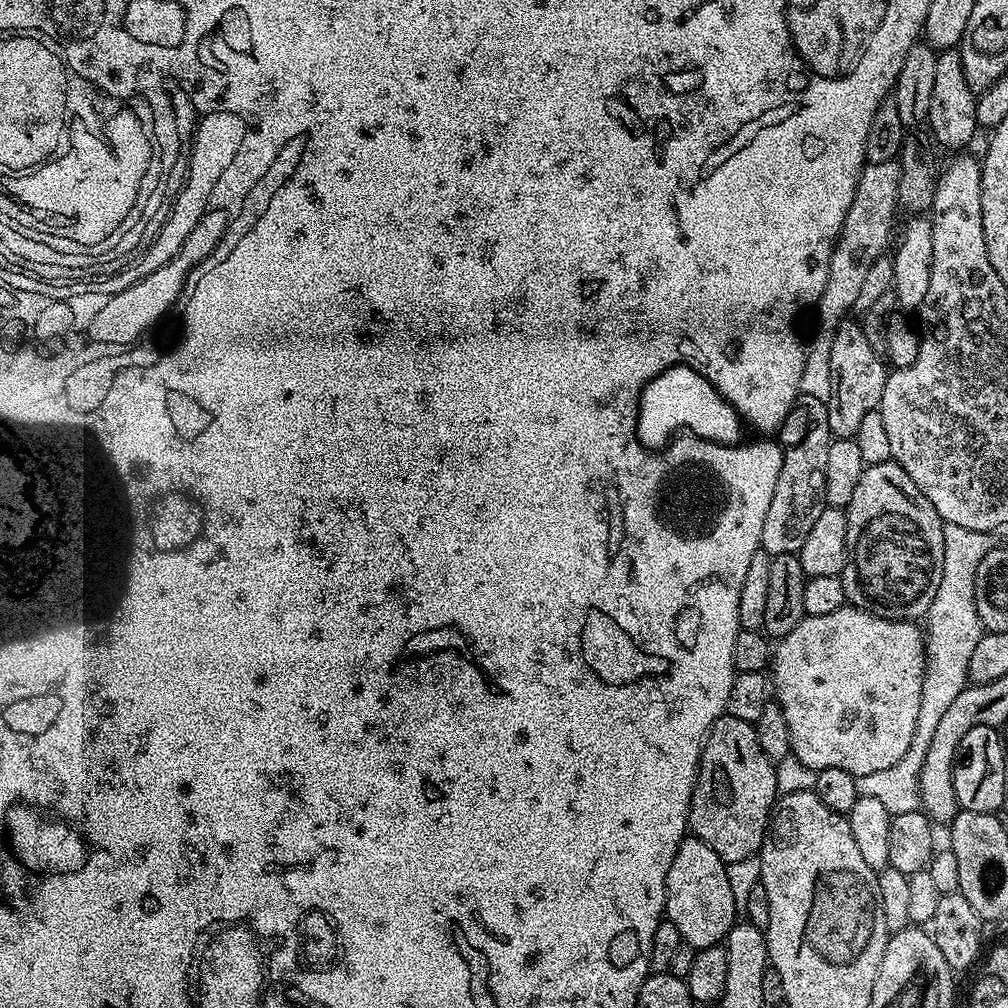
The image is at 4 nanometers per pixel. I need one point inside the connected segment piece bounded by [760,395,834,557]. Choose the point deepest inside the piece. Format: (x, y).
(800, 494)

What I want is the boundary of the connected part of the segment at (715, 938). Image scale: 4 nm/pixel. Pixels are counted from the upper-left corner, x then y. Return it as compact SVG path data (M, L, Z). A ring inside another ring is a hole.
M686 838L678 846L666 874L664 910L666 919L678 926L681 941L691 948L699 950L727 941L729 930L738 922L738 911L730 892L724 860L718 858L706 842Z

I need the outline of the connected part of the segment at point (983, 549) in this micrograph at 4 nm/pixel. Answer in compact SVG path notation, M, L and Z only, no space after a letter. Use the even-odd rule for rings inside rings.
M953 524L944 526L942 582L938 582L938 594L934 594L934 602L928 607L926 617L925 672L914 738L910 738L906 754L902 754L902 758L898 758L890 770L878 770L878 774L856 777L858 794L882 802L892 817L920 808L918 774L922 770L922 762L926 762L930 738L934 738L934 730L946 706L950 706L969 683L970 658L974 658L974 646L978 646L982 635L976 609L976 570L985 554L995 547L996 540L993 539L995 537L988 532L970 531Z

